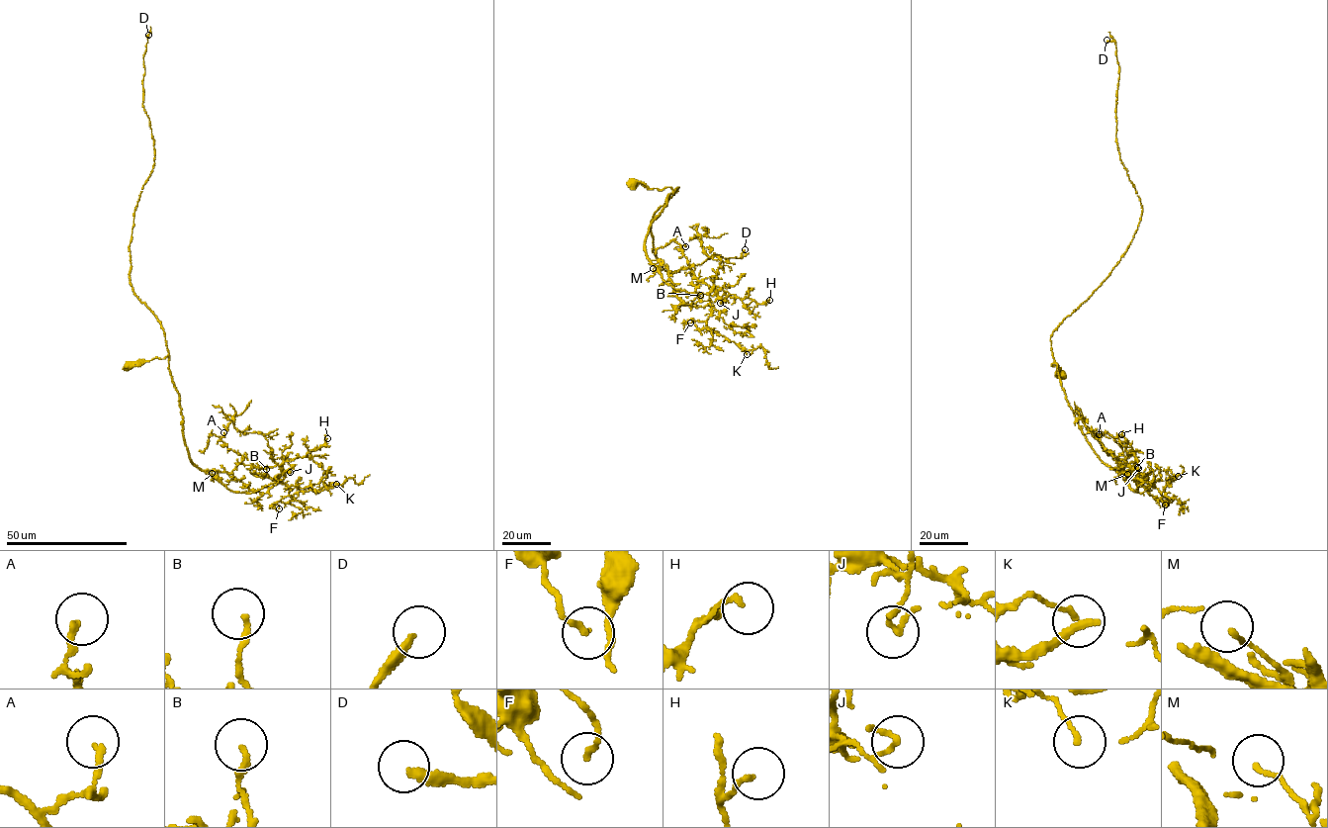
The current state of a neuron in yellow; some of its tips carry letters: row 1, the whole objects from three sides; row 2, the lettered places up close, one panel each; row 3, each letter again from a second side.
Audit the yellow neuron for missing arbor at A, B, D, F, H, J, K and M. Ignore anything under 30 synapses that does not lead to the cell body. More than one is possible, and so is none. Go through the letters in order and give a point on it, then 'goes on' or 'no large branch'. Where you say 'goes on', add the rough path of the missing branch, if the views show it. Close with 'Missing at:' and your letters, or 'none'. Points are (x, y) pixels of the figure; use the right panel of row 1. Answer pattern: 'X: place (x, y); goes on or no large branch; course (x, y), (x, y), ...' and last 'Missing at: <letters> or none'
A: place (1099, 434); no large branch
B: place (1137, 467); no large branch
D: place (1106, 40); no large branch
F: place (1165, 505); no large branch
H: place (1121, 434); no large branch
J: place (1138, 468); no large branch
K: place (1178, 476); no large branch
M: place (1127, 474); no large branch
Missing at: none

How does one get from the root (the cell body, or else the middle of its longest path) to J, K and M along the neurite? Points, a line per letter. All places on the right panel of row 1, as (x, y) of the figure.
J: (1051, 352), (1068, 406), (1096, 455), (1118, 471), (1135, 492), (1138, 492), (1138, 487), (1131, 469), (1138, 468)
K: (1051, 352), (1068, 406), (1104, 462), (1118, 471), (1135, 492), (1133, 479), (1162, 492), (1178, 476)
M: (1051, 352), (1068, 406), (1086, 440), (1104, 462), (1118, 471), (1124, 480), (1131, 478), (1127, 474)

